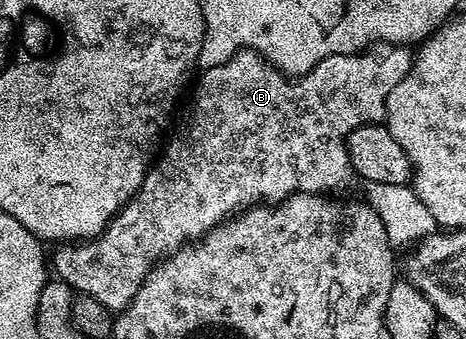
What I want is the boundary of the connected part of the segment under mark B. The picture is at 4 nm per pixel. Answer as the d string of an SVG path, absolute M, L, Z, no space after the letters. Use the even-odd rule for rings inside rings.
M378 44L373 48L367 48L357 54L333 54L318 61L307 74L300 74L297 77L287 76L282 71L277 70L265 61L260 54L253 52L239 52L224 64L219 66L207 66L201 71L198 78L198 87L194 90L194 99L190 102L190 111L186 114L186 119L182 122L182 127L178 130L178 135L165 143L164 149L157 155L156 161L146 172L146 179L142 182L142 189L134 195L133 199L126 203L124 209L111 221L110 225L102 231L100 237L93 244L63 245L54 254L54 266L58 269L57 277L61 281L67 282L71 290L82 296L89 296L100 300L106 309L111 312L121 312L126 305L136 296L138 285L145 280L148 271L151 269L152 261L150 257L154 254L154 246L177 247L185 238L198 240L207 232L214 229L224 219L233 215L235 211L243 205L245 198L258 198L254 200L265 200L267 203L275 203L277 200L289 198L291 194L299 192L304 194L317 194L319 192L334 192L352 178L350 169L350 157L346 155L345 137L357 126L369 126L378 124L386 116L386 98L390 95L392 88L396 86L403 74L410 69L412 61L411 51L406 51L407 47L402 44ZM102 265L110 266L107 270L102 270Z

